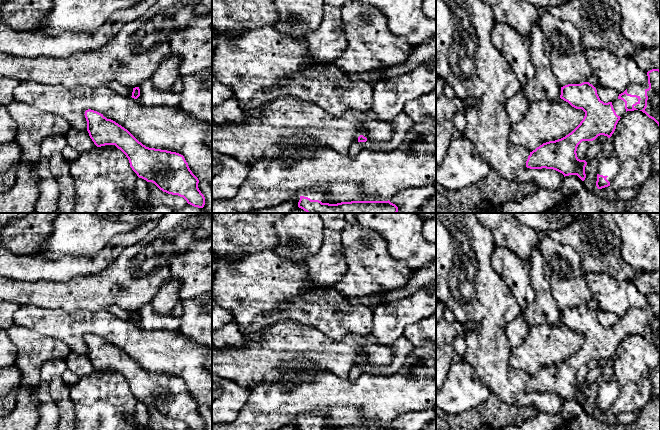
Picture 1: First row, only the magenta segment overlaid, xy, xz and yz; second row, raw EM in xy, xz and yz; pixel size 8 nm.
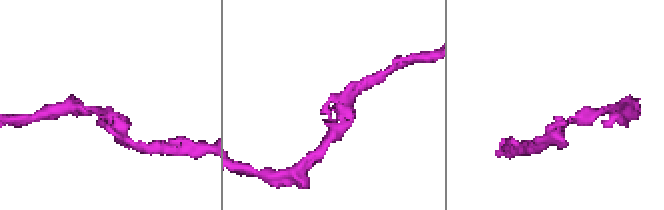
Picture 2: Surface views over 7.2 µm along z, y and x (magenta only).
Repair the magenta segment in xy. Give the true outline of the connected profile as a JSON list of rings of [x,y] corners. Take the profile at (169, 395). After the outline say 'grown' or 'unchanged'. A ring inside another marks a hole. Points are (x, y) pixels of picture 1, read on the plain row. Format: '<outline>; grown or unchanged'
[[[88,333],[85,335],[87,355],[97,371],[115,369],[128,382],[130,391],[139,402],[154,407],[160,414],[183,421],[192,430],[204,430],[205,421],[198,412],[199,404],[190,394],[183,379],[167,374],[149,372],[139,366],[127,353],[103,338]]]; unchanged

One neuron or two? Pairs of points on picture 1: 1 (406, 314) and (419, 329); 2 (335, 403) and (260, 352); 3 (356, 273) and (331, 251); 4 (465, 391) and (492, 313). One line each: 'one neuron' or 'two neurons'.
1: two neurons
2: two neurons
3: two neurons
4: two neurons

